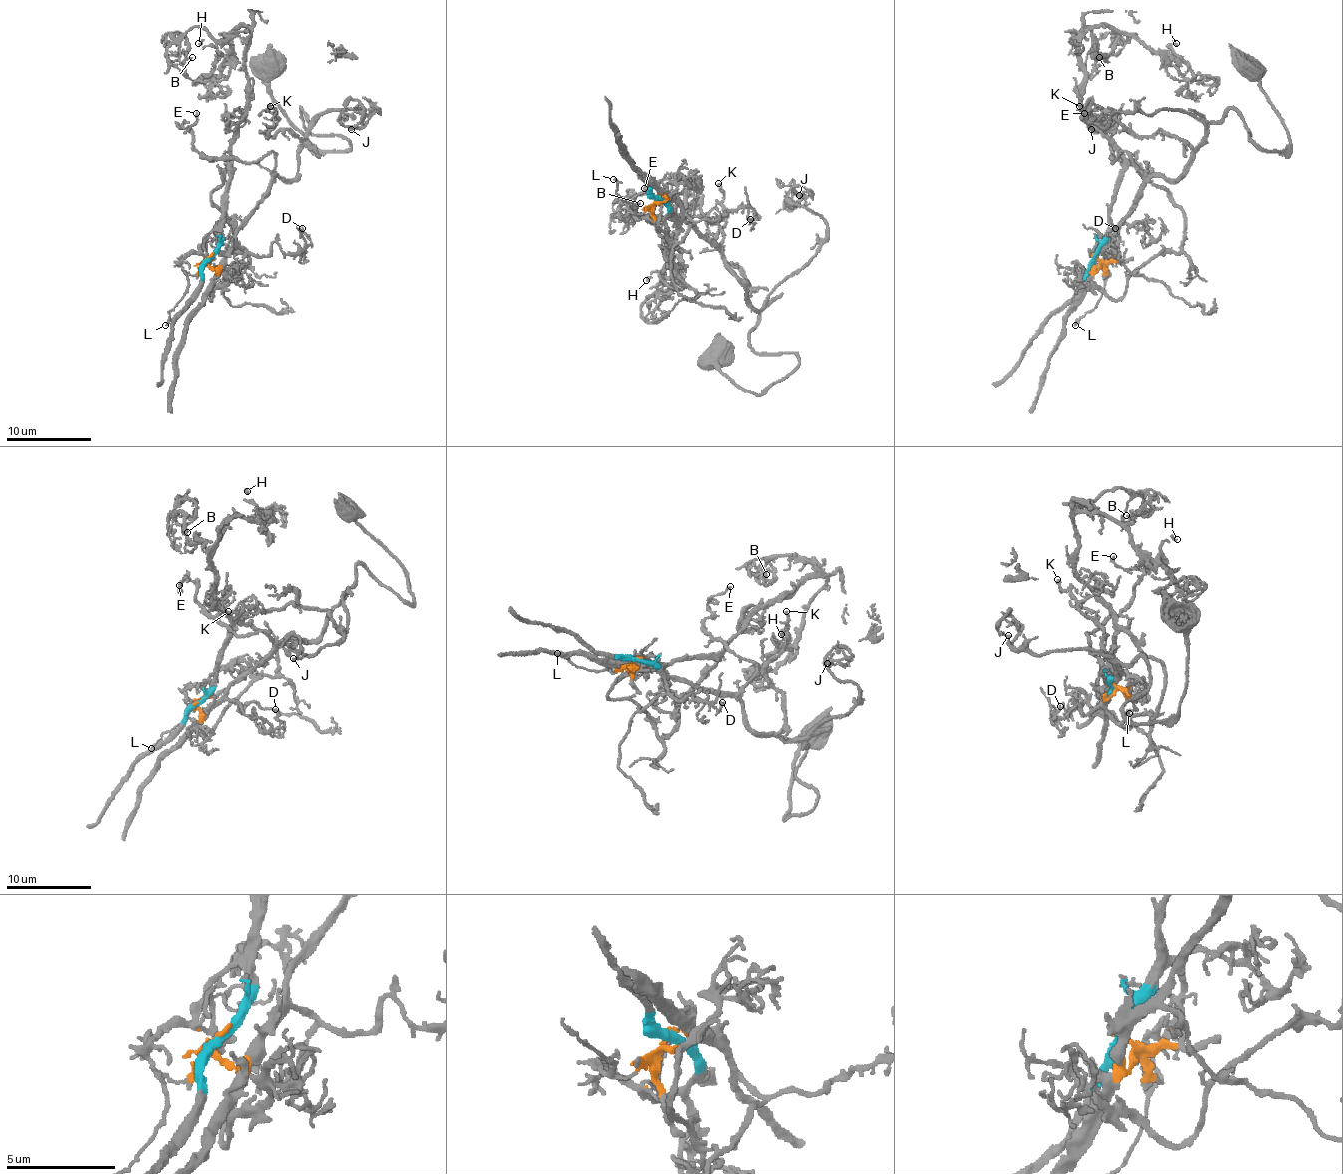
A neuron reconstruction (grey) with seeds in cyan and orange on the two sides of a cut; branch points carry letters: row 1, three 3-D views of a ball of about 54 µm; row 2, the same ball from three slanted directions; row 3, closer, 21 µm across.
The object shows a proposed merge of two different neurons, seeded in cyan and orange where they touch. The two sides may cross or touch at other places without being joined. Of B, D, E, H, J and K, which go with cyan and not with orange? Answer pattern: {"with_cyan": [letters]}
{"with_cyan": ["B", "H"]}

